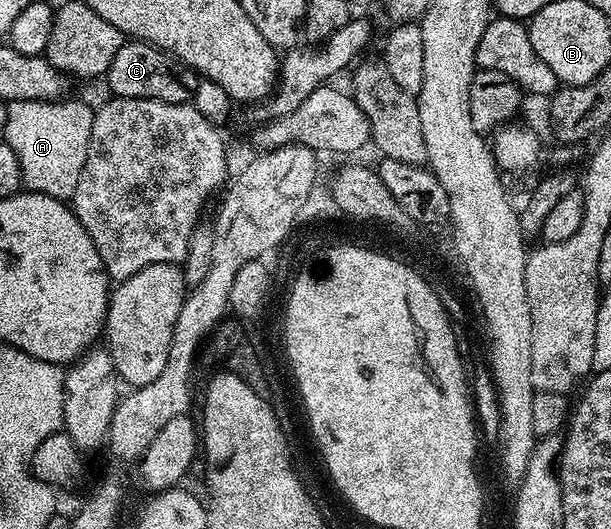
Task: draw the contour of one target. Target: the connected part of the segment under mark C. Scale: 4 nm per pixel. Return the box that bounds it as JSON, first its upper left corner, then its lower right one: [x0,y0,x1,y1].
[106,40,198,104]

